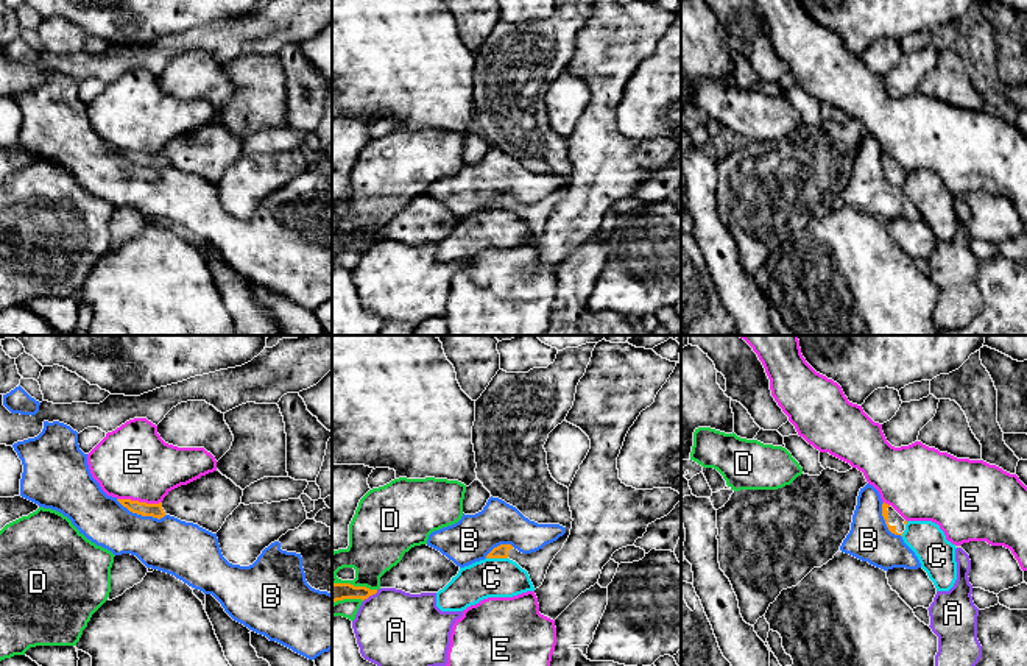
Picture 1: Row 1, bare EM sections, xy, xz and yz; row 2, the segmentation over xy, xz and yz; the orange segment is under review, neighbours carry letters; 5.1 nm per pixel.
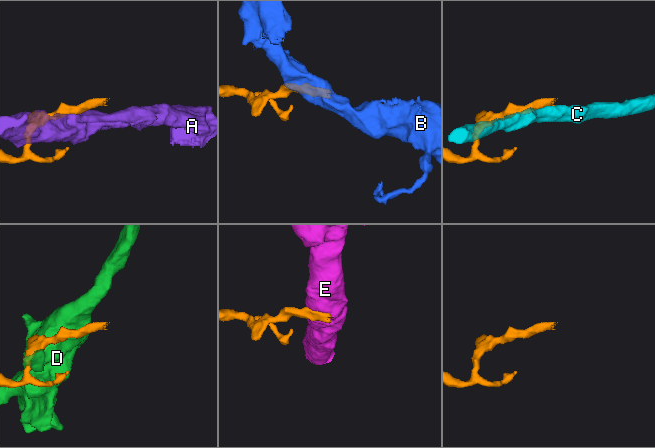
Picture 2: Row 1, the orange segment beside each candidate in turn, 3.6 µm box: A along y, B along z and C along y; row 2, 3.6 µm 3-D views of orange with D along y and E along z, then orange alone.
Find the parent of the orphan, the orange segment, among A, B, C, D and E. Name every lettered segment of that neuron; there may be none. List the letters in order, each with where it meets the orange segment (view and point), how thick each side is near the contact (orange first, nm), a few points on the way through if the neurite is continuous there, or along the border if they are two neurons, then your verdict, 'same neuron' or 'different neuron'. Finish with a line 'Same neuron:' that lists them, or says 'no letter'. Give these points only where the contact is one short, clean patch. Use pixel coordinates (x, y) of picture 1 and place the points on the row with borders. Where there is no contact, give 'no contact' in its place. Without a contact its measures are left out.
A: meets orange in xz at (370, 595); 100 nm thick on the orange side, 380 nm on the other; border along xz (377, 590), (363, 601); different neuron
B: meets orange in xy at (141, 513); 70 nm thick on the orange side, 280 nm on the other; different neuron
C: meets orange in xz at (497, 557); 70 nm thick on the orange side, 200 nm on the other; border along xz (487, 557), (507, 559); different neuron
D: meets orange in xz at (352, 585); 100 nm thick on the orange side, 280 nm on the other; different neuron
E: meets orange in xy at (137, 501); 70 nm thick on the orange side, 380 nm on the other; border along xy (117, 498), (161, 503); different neuron
Same neuron: no letter

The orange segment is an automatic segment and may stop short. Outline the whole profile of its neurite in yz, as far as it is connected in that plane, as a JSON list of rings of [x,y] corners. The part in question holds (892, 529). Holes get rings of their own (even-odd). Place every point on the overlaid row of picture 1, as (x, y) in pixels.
[[[882,504],[882,516],[888,530],[902,537],[907,521],[891,505]]]

